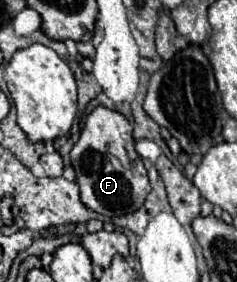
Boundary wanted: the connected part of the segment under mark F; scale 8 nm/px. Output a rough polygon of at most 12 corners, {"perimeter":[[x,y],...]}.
{"perimeter":[[98,106],[70,152],[82,204],[136,212],[152,190],[132,124]]}

